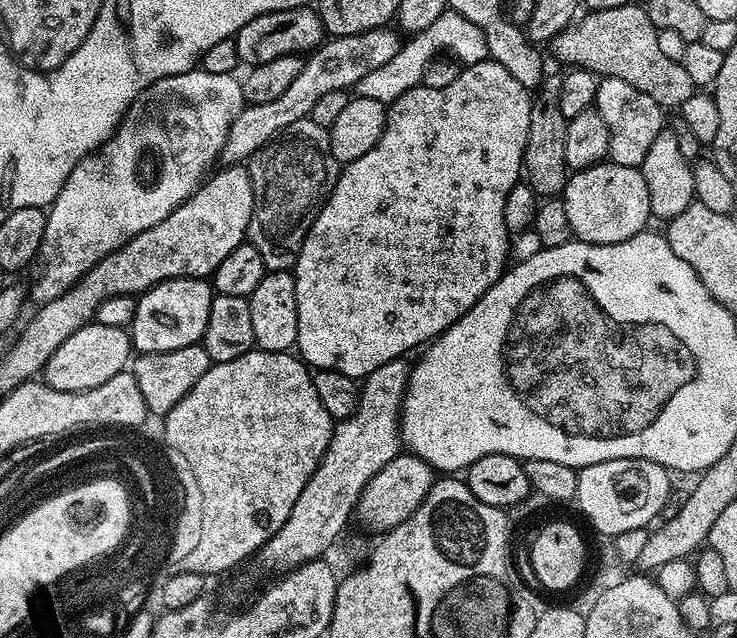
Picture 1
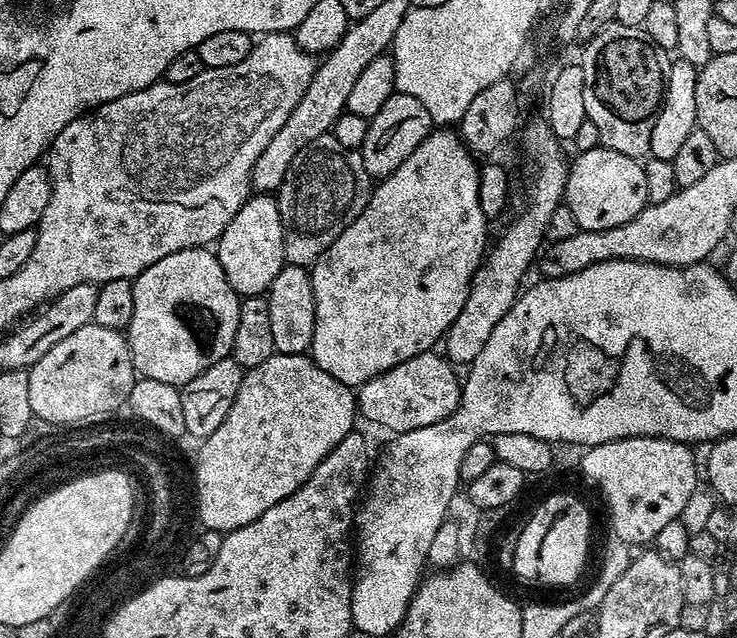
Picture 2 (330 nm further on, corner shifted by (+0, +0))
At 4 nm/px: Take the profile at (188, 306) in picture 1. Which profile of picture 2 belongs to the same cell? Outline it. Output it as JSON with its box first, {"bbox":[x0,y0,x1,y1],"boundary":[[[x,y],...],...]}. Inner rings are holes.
{"bbox":[126,247,242,386],"boundary":[[[207,247],[178,250],[158,262],[154,262],[154,266],[142,270],[142,274],[132,281],[132,285],[134,286],[134,314],[131,315],[126,329],[126,339],[132,355],[132,364],[143,379],[183,386],[186,382],[190,382],[190,378],[198,378],[198,374],[202,374],[202,370],[206,370],[206,366],[214,366],[214,362],[222,362],[231,357],[234,333],[238,330],[238,310],[242,297],[232,289],[230,282],[226,282],[226,274],[222,274],[222,266],[218,262],[215,251],[209,250]]]}

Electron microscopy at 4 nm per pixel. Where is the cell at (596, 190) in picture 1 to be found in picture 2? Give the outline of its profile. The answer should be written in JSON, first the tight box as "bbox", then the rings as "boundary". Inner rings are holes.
{"bbox":[563,146,648,232],"boundary":[[[603,146],[581,152],[575,158],[568,170],[563,203],[574,213],[581,232],[614,230],[614,226],[630,222],[648,207],[646,174],[640,160]]]}

